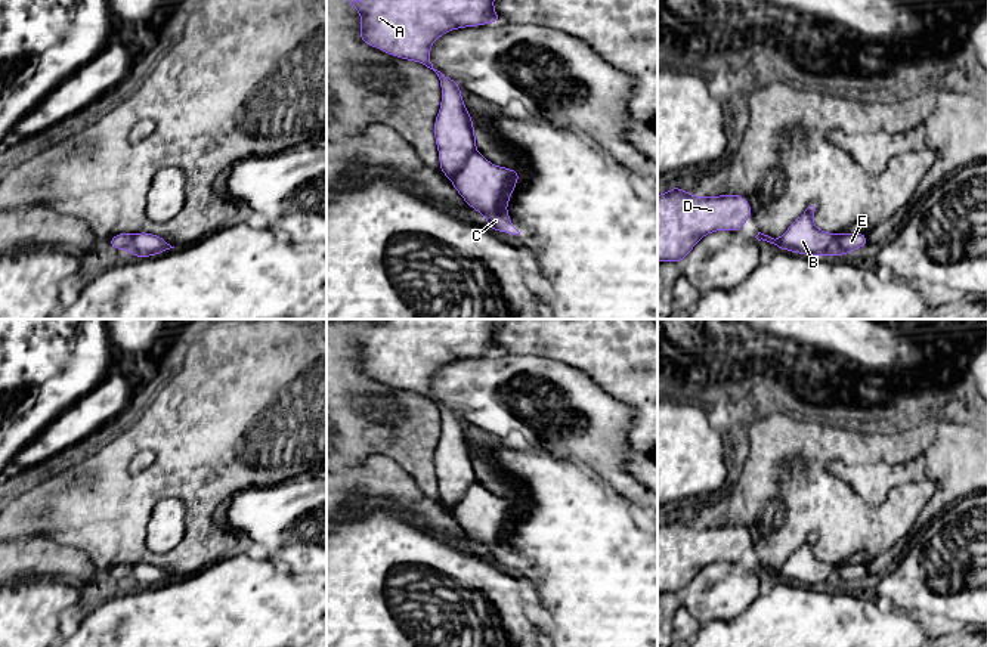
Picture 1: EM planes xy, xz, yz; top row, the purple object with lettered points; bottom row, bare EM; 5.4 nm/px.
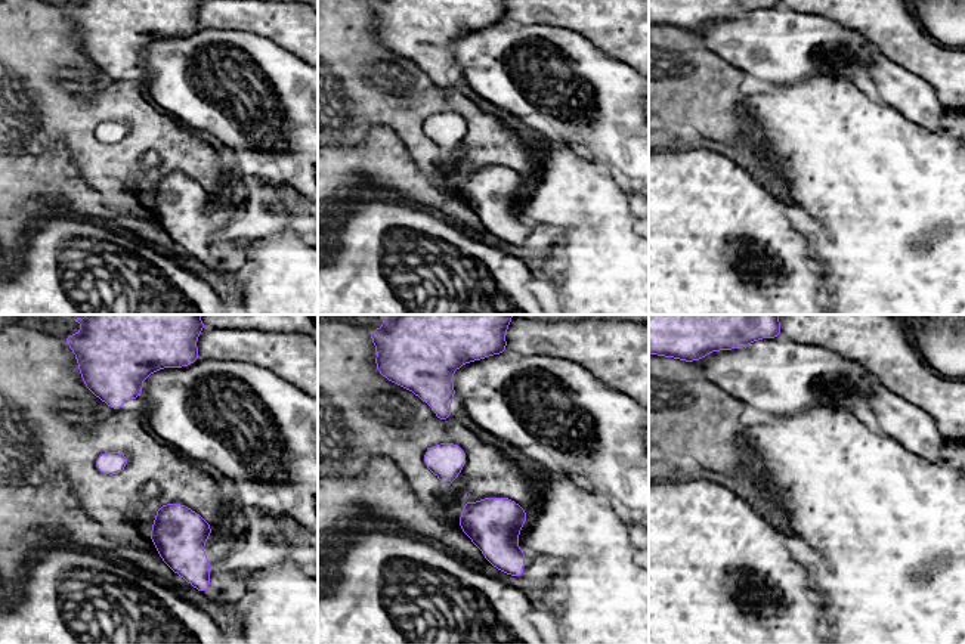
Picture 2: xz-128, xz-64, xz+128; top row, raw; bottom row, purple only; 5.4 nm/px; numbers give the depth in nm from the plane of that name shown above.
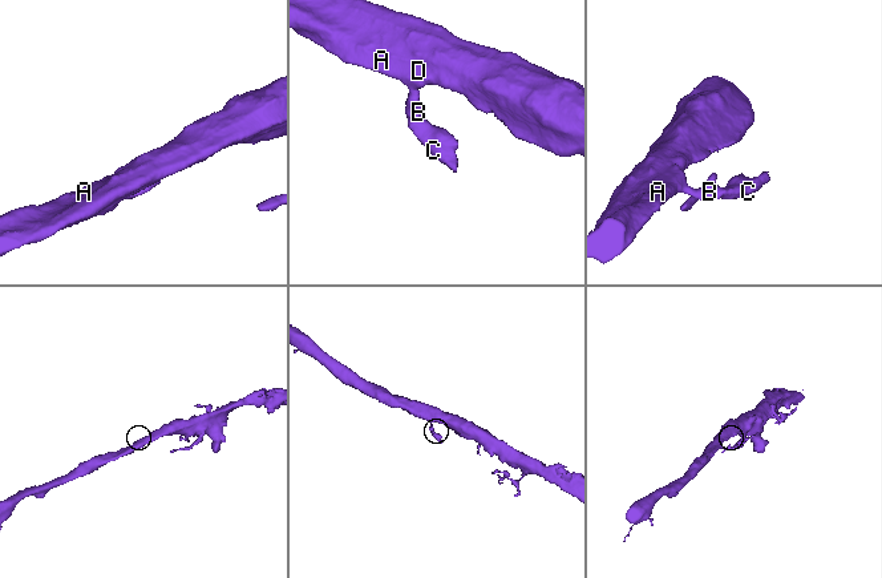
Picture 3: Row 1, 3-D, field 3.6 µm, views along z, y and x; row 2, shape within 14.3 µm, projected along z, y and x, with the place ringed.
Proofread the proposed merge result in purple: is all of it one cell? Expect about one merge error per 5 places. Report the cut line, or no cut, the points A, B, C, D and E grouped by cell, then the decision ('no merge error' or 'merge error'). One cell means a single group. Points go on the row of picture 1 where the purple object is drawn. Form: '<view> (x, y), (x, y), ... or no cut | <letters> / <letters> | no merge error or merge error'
xz (475, 149), (449, 177) | A B D / C E | merge error

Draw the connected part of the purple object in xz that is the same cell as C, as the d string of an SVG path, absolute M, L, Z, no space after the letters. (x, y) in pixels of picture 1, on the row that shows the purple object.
M474 151L449 180L467 205L486 217L492 230L520 235L507 213L519 177L520 171L498 167Z

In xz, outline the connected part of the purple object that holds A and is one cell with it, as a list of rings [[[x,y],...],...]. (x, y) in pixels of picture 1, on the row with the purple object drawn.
[[[349,0],[349,3],[361,13],[359,35],[365,44],[396,58],[420,62],[437,74],[442,87],[442,103],[434,121],[439,167],[445,176],[454,176],[476,151],[474,127],[464,106],[461,87],[433,68],[430,47],[451,30],[501,22],[501,16],[495,13],[494,0]]]

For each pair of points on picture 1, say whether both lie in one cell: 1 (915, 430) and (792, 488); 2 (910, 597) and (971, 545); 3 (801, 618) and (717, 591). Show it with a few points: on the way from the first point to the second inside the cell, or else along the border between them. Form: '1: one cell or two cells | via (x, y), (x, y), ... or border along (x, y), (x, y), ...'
1: one cell | via (884, 448), (832, 448), (823, 457)
2: one cell | via (925, 582), (930, 578), (938, 578), (956, 560)
3: two cells | border along (760, 596), (742, 612), (723, 621)

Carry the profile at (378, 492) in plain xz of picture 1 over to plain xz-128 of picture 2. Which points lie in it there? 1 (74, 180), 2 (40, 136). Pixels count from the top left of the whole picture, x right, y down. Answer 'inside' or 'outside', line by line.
1: inside
2: outside

